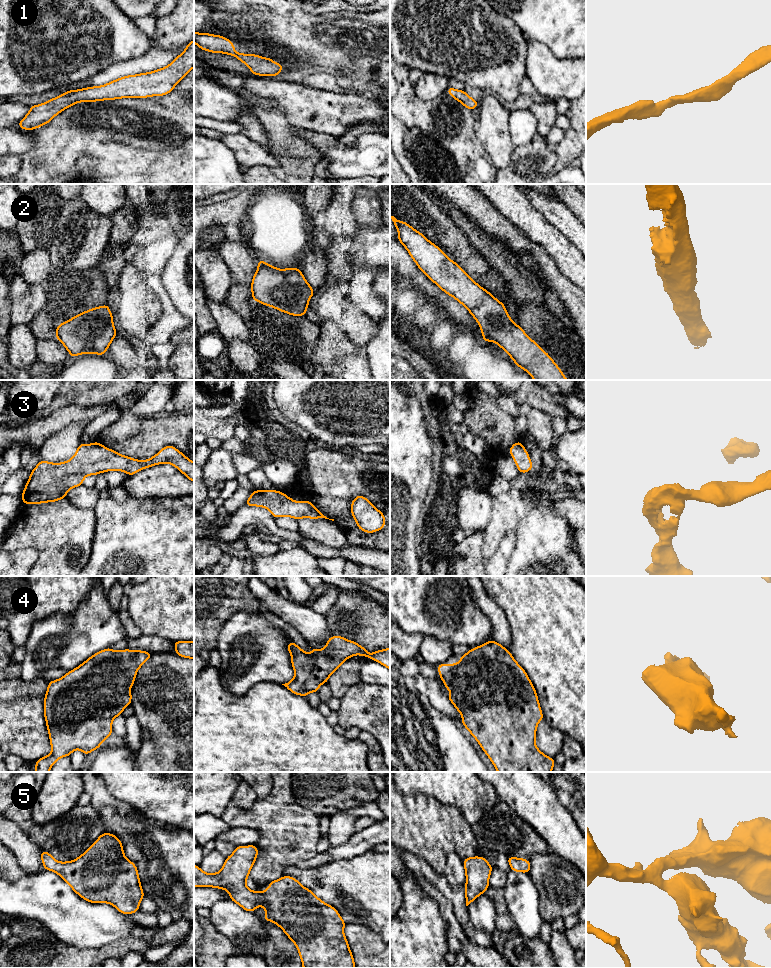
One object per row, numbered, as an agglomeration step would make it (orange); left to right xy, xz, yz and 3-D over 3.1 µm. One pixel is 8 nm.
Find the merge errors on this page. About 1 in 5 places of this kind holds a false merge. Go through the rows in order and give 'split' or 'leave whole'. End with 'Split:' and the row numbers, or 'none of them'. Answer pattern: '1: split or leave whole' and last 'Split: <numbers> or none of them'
1: leave whole
2: leave whole
3: leave whole
4: leave whole
5: leave whole
Split: none of them

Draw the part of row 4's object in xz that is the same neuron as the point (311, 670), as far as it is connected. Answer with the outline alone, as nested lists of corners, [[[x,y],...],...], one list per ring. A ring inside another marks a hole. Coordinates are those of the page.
[[[341,636],[330,637],[327,640],[327,645],[321,650],[311,648],[311,654],[303,651],[293,641],[290,641],[287,645],[287,649],[291,653],[291,662],[295,676],[290,682],[282,685],[293,694],[304,697],[311,692],[318,692],[319,686],[327,683],[330,675],[345,660],[354,655],[369,657],[390,670],[390,648],[378,650],[370,654],[361,645]]]

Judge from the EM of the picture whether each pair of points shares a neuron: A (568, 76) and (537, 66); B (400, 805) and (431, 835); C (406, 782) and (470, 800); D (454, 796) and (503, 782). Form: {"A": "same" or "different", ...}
{"A": "same", "B": "same", "C": "same", "D": "different"}

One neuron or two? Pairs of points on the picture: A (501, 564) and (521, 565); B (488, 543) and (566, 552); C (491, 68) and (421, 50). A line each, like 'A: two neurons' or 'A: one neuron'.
A: two neurons
B: one neuron
C: one neuron

